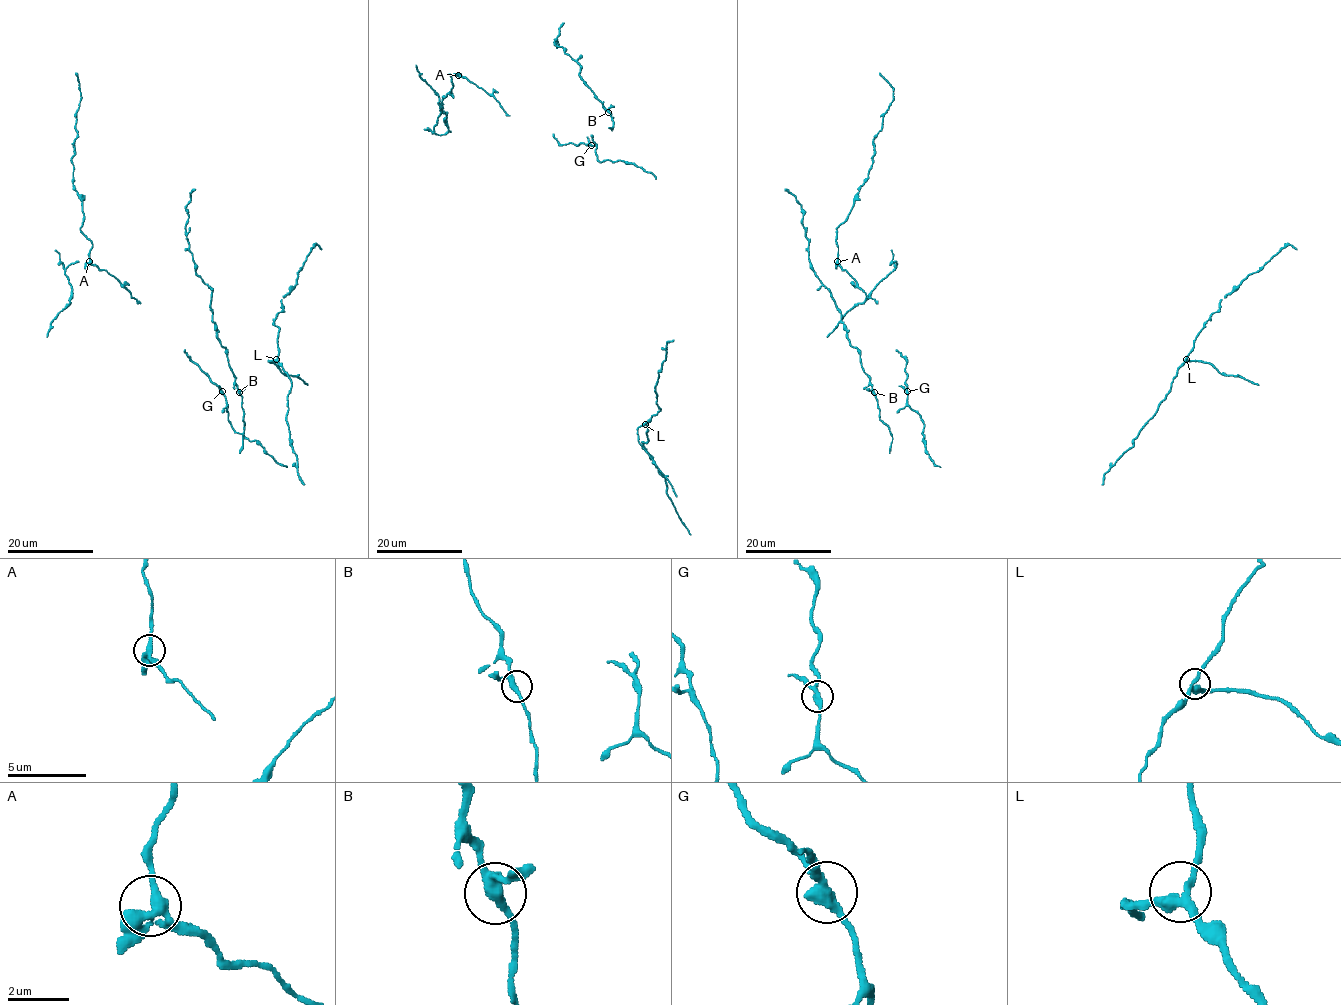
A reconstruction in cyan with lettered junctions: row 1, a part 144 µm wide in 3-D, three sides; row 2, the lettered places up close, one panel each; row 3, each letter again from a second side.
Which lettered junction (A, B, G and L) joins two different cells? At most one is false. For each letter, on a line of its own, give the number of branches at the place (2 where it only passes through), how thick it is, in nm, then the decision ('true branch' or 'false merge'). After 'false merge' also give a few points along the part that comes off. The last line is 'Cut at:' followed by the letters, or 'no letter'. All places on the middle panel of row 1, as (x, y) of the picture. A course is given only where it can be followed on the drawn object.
A: 3 | 320 nm | true branch
B: 3 | 280 nm | true branch
G: 3 | 300 nm | true branch
L: 3 | 280 nm | true branch
Cut at: no letter

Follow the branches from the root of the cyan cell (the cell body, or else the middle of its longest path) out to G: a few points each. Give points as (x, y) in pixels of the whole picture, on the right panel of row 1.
G: (941, 467), (927, 453), (921, 433), (924, 421), (907, 404), (906, 391)

